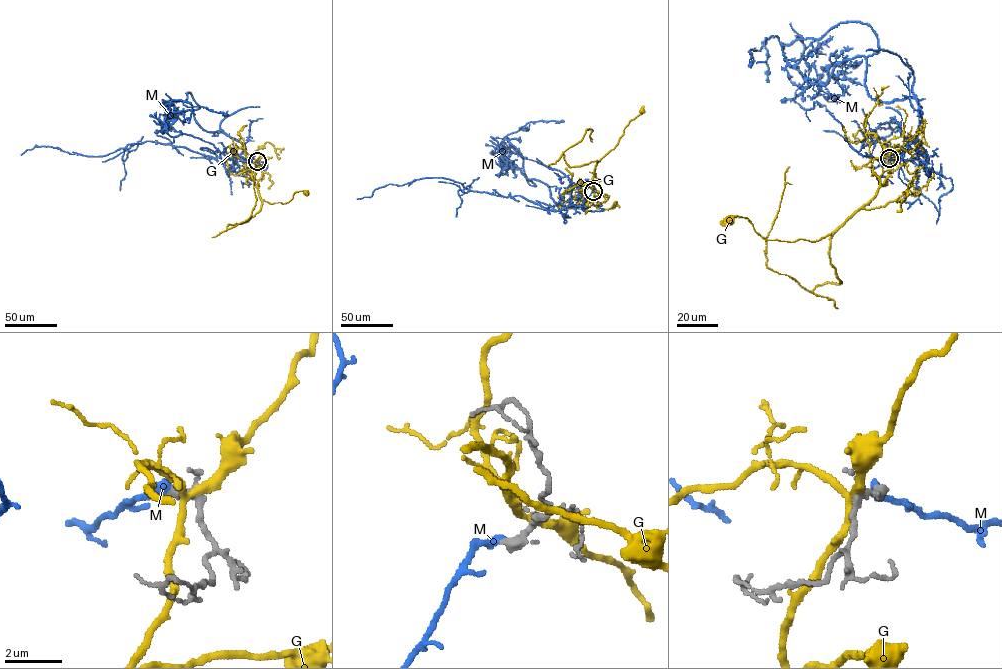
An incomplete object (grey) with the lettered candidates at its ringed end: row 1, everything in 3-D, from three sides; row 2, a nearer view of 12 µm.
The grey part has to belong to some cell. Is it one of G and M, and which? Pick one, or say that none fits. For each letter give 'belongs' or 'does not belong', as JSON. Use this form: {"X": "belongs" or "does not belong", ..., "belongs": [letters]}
{"G": "does not belong", "M": "belongs", "belongs": ["M"]}

